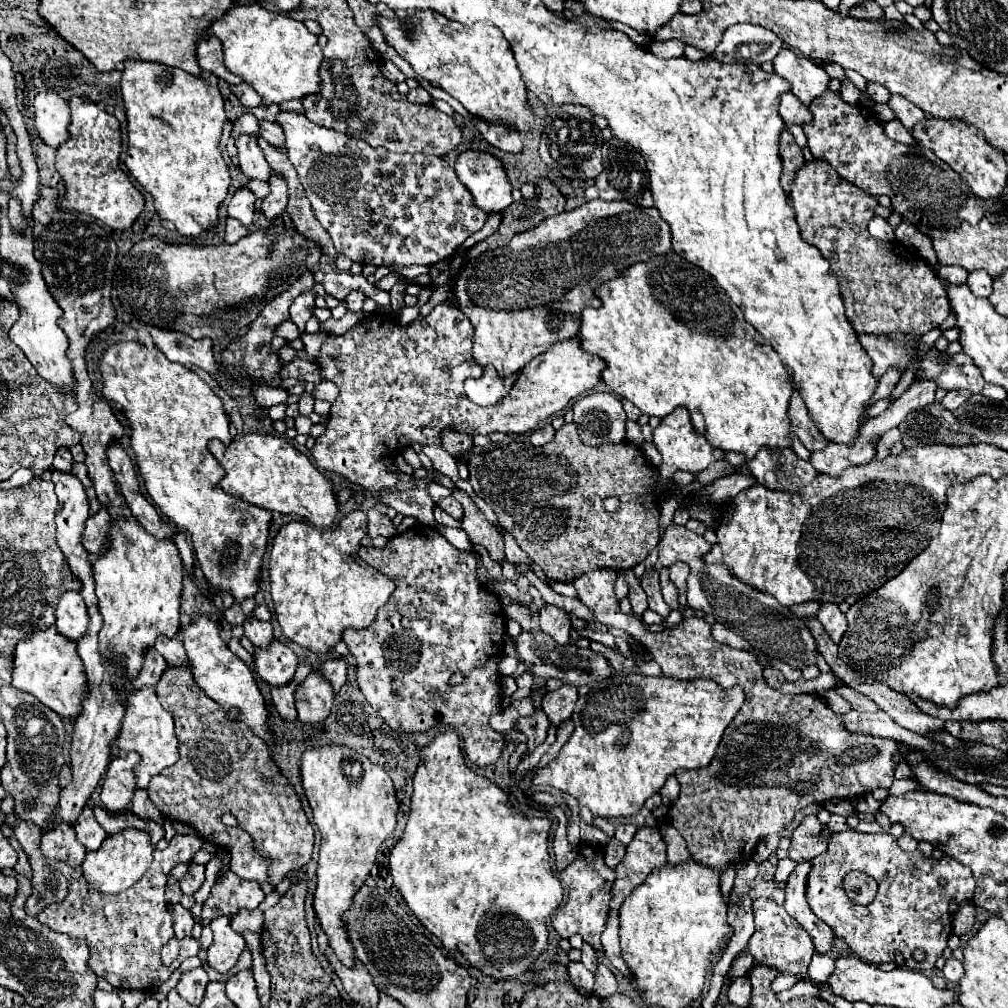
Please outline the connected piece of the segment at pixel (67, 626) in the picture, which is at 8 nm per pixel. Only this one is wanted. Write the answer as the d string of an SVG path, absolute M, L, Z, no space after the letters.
M69 591L61 595L61 601L57 603L57 629L61 635L77 641L83 637L89 623L87 607L79 591Z

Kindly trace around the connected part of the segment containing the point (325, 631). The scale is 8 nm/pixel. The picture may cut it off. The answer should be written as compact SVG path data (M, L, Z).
M361 510L348 513L334 530L317 529L303 521L291 521L279 529L279 533L273 539L269 561L271 597L283 635L289 641L307 647L317 655L323 655L343 639L345 629L369 627L377 617L377 609L387 603L395 589L393 579L359 559L360 541L367 535L366 529L367 516Z

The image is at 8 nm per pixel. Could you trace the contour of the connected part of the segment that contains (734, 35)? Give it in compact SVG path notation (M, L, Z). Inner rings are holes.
M743 23L743 25L731 25L725 31L713 57L717 57L723 63L761 65L765 61L773 61L781 49L783 41L771 29Z

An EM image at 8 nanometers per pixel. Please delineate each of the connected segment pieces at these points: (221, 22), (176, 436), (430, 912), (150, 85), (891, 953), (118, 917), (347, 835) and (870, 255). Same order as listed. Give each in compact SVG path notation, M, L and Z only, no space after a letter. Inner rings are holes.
M237 5L221 19L213 21L211 31L223 43L227 69L241 75L243 81L261 95L263 105L291 99L303 101L307 95L319 93L319 69L325 57L317 43L317 35L309 33L301 21L267 11L259 5Z
M133 341L117 343L103 353L101 375L103 397L107 401L119 403L131 423L131 447L137 455L137 465L141 469L147 493L163 511L163 515L167 515L177 527L189 533L199 569L203 571L209 587L215 593L233 593L235 603L253 599L259 591L259 573L269 539L271 513L219 489L219 481L225 477L225 471L209 453L207 443L211 439L219 439L223 445L229 445L233 441L233 437L229 435L229 419L223 411L221 399L197 373L187 371L179 363L171 363L157 347L149 349Z
M447 731L447 733L439 735L437 739L433 739L429 745L423 747L421 755L423 755L423 763L417 767L417 773L413 777L413 797L411 797L409 821L407 821L403 837L397 841L397 845L389 853L389 867L391 867L393 883L399 889L405 903L409 905L409 909L415 913L415 917L423 923L423 927L427 931L431 931L443 943L443 947L447 951L459 951L475 969L479 969L481 973L485 973L489 977L495 977L497 981L507 979L507 977L519 977L535 963L535 959L543 951L547 951L547 947L549 947L547 923L549 923L551 915L557 911L557 907L563 903L563 885L551 871L549 851L547 851L551 819L549 817L531 817L529 819L527 815L519 813L517 809L513 811L509 795L503 789L499 789L489 779L475 775L465 765L465 759L463 759L463 753L459 747L459 737L455 731Z
M125 61L121 93L129 121L125 165L139 185L153 195L157 215L171 221L179 235L199 237L217 227L217 211L231 183L219 147L225 123L217 77L195 77L161 63Z
M847 829L833 833L827 847L825 853L811 861L813 869L807 881L807 901L813 913L825 921L837 937L843 937L851 951L869 963L889 963L899 951L907 967L915 971L933 971L935 959L943 953L951 935L949 899L961 903L973 897L975 879L971 869L953 857L935 861L923 857L919 851L905 853L891 833L873 835ZM853 869L865 871L879 885L875 901L865 907L853 903L843 891L843 877ZM939 879L947 883L941 887ZM915 949L925 951L923 961L913 961Z
M59 825L57 829L49 831L43 835L41 839L41 853L47 857L47 863L61 871L69 883L69 895L65 897L65 901L61 903L53 903L49 907L45 907L37 919L51 927L53 931L61 931L73 939L83 939L87 941L89 945L89 969L95 971L95 975L99 977L107 977L107 981L117 987L117 989L155 989L159 987L163 981L167 981L171 977L171 973L179 967L179 963L185 959L185 957L193 957L197 955L199 951L199 941L195 941L193 937L189 939L183 939L181 941L181 951L179 951L179 957L175 959L173 965L163 965L161 957L159 957L159 951L161 947L173 937L173 919L171 919L171 913L167 909L167 903L165 903L165 885L167 885L167 873L177 865L177 863L183 863L183 861L191 861L191 857L201 849L203 841L197 837L197 835L175 835L171 841L169 841L169 847L165 851L159 851L155 849L153 853L153 863L151 867L145 871L143 879L139 883L135 883L131 889L119 893L119 895L111 895L111 899L103 899L104 895L100 893L100 899L91 899L95 895L95 889L91 885L85 883L85 877L81 873L81 863L85 859L85 853L87 849L75 839L75 829L69 827L69 825Z
M321 747L303 753L301 779L307 801L313 809L315 825L321 833L317 889L313 909L319 927L327 935L329 947L335 951L343 965L355 965L353 945L347 937L343 913L353 905L357 889L367 881L379 847L395 833L399 803L391 777L367 757L349 747Z
M811 161L805 163L795 175L795 185L791 189L791 205L797 215L801 237L807 243L815 245L831 263L831 273L839 281L847 317L851 319L857 333L889 335L897 341L905 341L907 337L919 339L927 331L939 327L949 317L951 309L945 295L945 287L933 273L933 269L917 253L907 251L899 241L881 241L869 235L867 225L873 219L873 211L877 207L875 195L869 195L853 183L839 177L839 173L829 163Z

